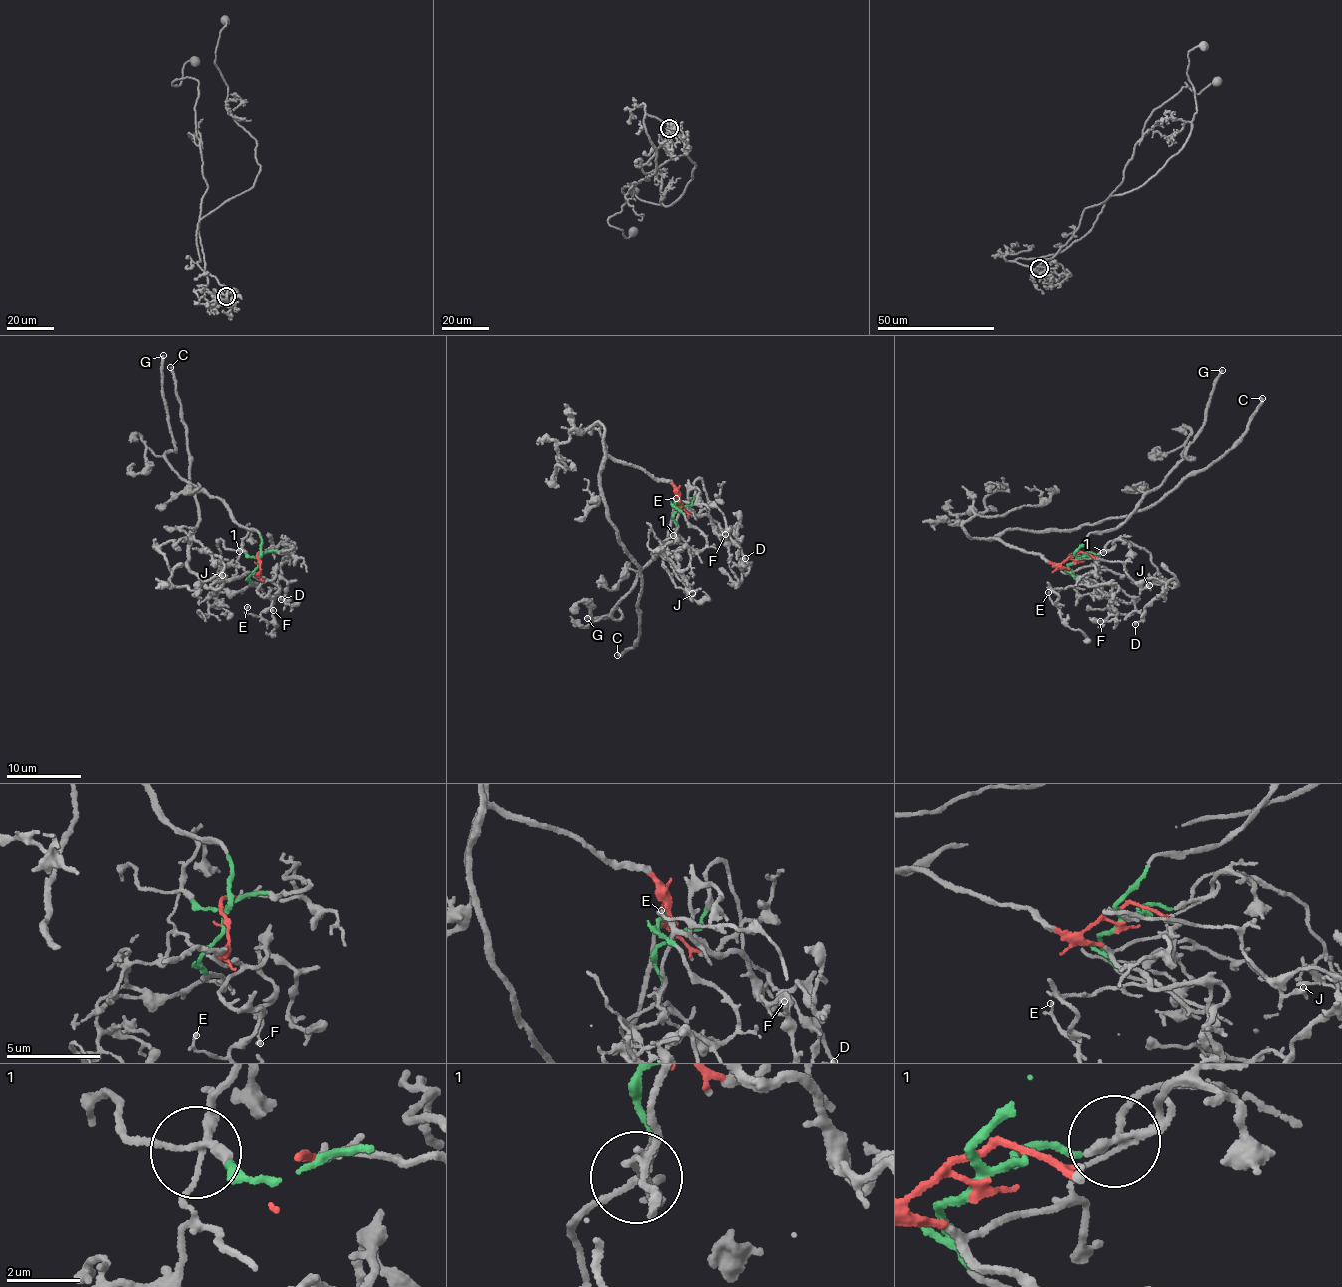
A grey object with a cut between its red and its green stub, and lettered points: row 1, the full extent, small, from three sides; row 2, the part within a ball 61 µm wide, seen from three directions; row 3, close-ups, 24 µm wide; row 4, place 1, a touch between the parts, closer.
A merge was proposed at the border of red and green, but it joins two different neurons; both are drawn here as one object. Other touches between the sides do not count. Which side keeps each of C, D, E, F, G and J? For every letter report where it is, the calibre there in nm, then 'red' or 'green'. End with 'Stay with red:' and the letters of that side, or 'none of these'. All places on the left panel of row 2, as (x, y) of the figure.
C: at (170, 367); 280 nm thick; red
D: at (281, 599); 200 nm thick; red
E: at (247, 607); 160 nm thick; red
F: at (273, 610); 180 nm thick; red
G: at (163, 355); 200 nm thick; green
J: at (222, 575); 140 nm thick; green
Stay with red: C, D, E, F

